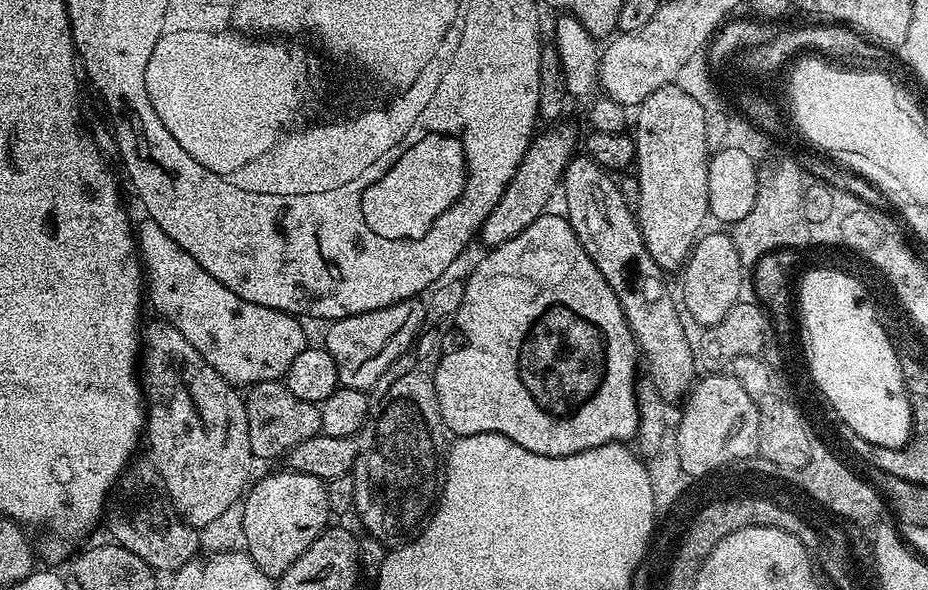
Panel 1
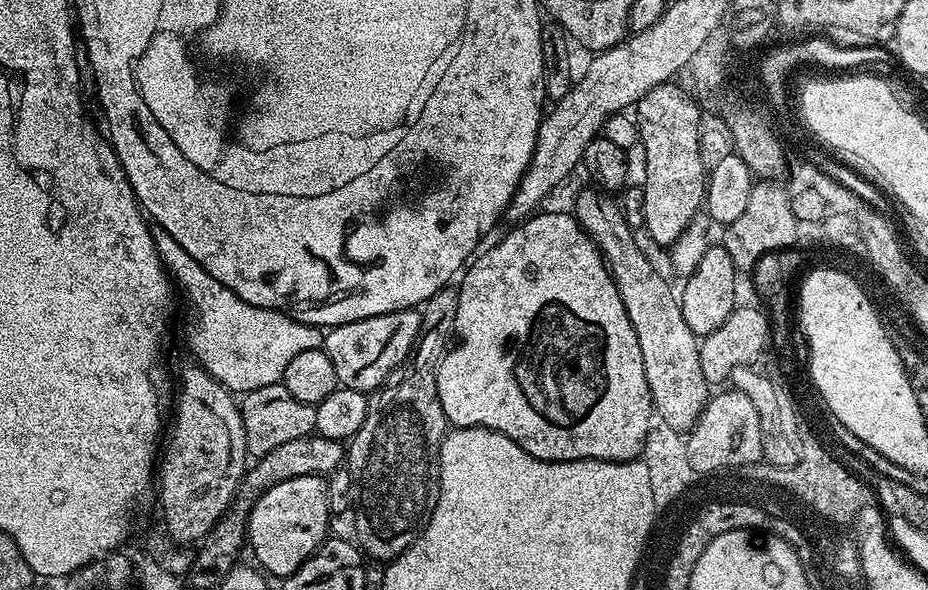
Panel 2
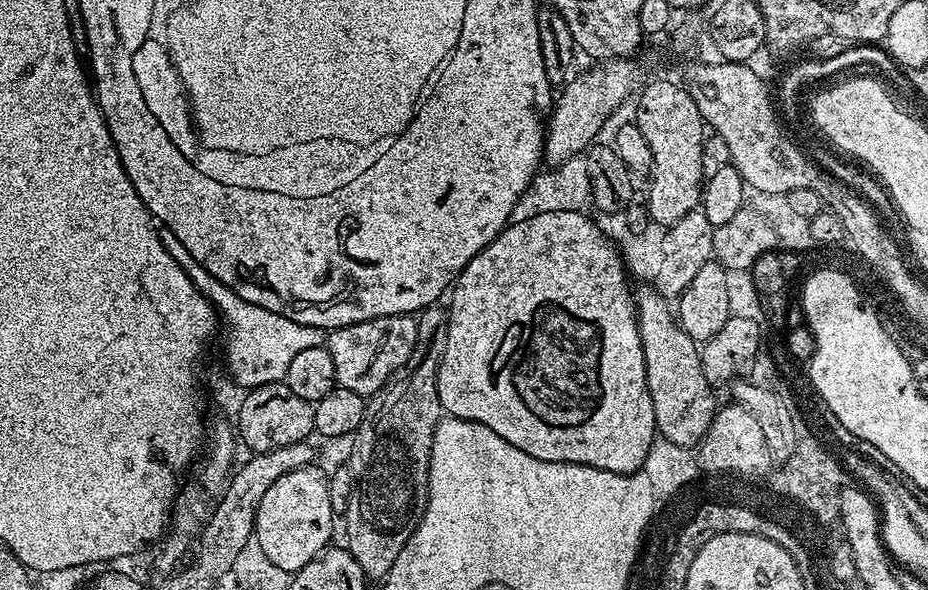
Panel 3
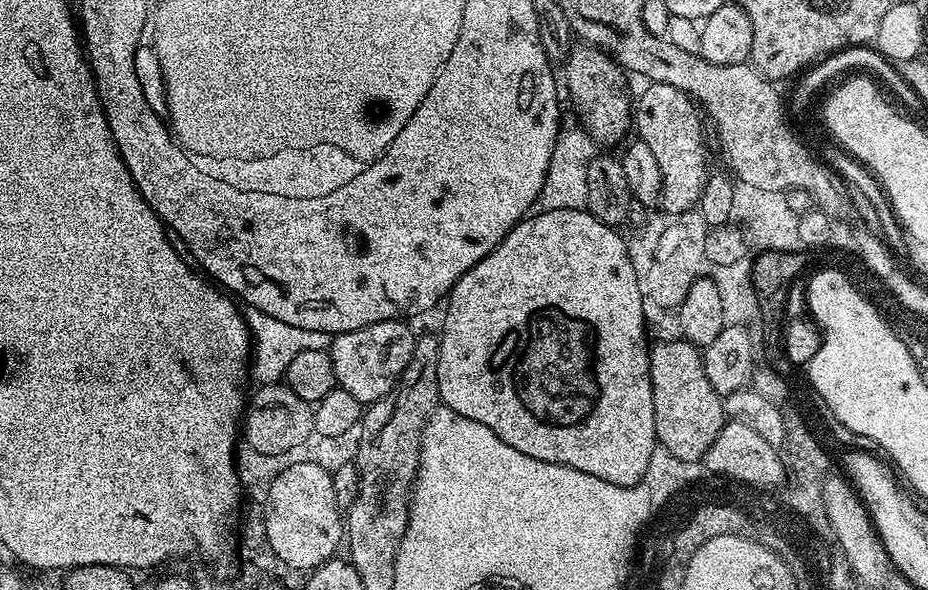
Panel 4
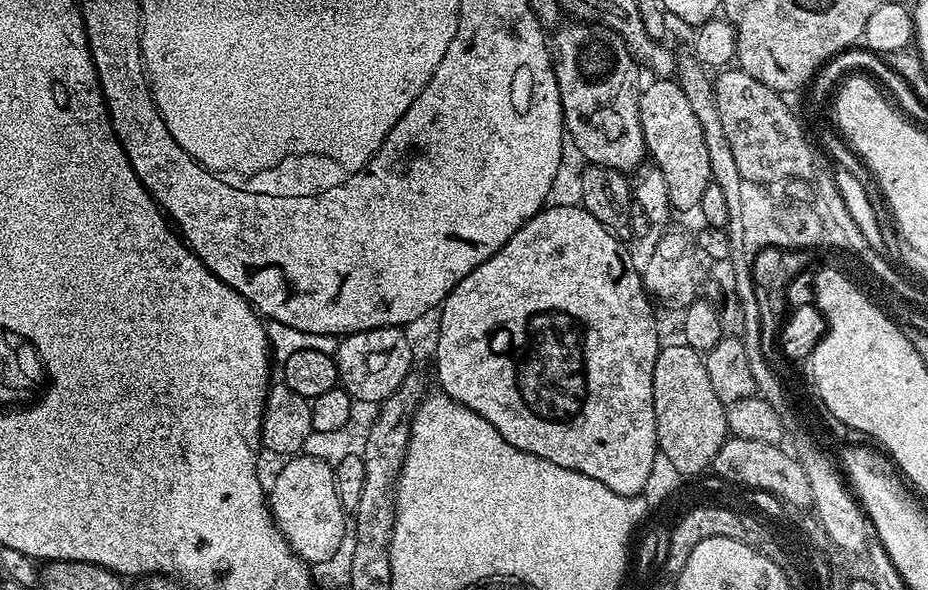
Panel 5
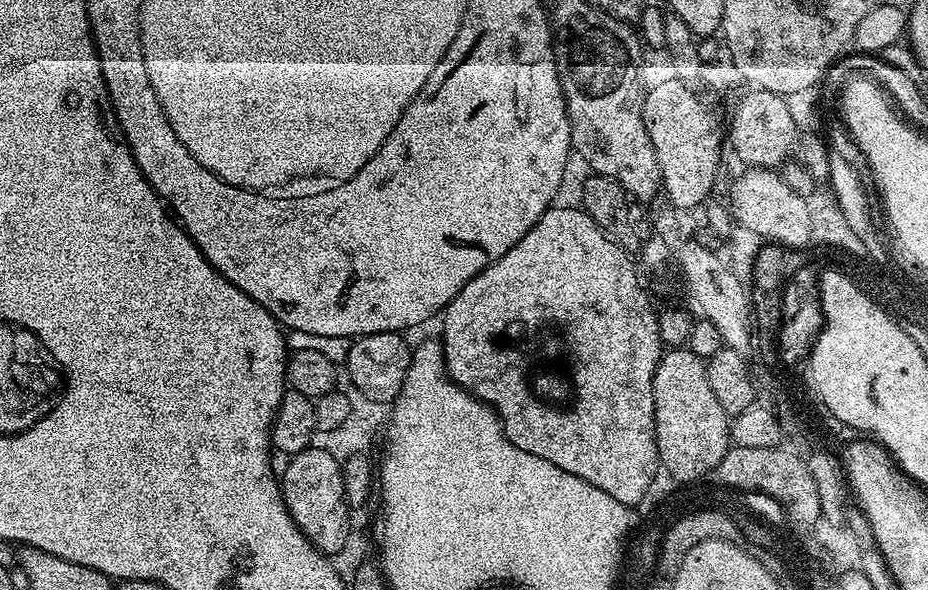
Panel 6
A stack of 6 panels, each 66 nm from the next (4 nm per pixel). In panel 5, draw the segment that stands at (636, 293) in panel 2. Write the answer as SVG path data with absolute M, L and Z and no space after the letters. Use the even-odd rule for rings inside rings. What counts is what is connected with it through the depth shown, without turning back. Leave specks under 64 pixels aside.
M683 342L665 343L654 362L654 418L659 455L668 458L684 472L696 472L698 468L703 468L711 460L722 439L730 436L726 422L727 413L727 407L718 398L718 394L714 394L714 386L710 386L710 374L706 374L703 355Z

